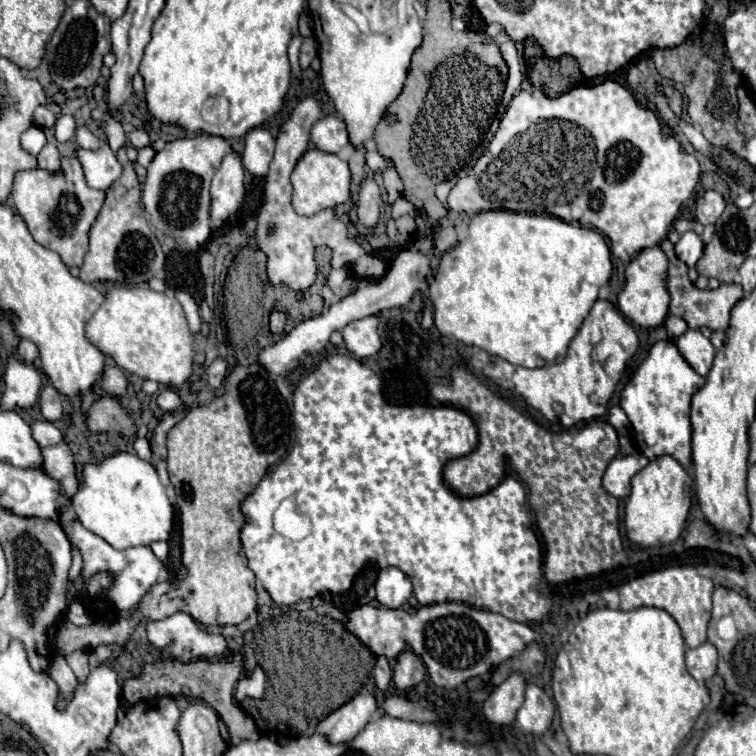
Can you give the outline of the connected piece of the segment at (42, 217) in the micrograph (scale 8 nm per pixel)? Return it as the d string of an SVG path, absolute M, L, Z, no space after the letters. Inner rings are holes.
M62 158L62 172L34 168L26 172L24 178L22 172L16 172L10 202L14 202L14 208L24 218L32 238L38 244L60 254L62 262L68 268L82 266L82 260L88 252L88 232L104 204L104 192L94 190L86 184L78 158ZM68 198L76 200L76 210L74 208L68 210Z

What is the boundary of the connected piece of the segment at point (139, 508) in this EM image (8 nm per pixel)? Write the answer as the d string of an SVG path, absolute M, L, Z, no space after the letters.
M114 452L106 456L102 462L90 462L84 464L82 468L82 486L78 488L76 496L72 498L74 510L82 522L82 526L96 536L104 538L110 546L122 550L130 548L134 544L152 544L154 540L168 540L172 532L172 518L174 518L174 508L166 496L166 488L162 486L158 472L154 466L136 454L128 452Z

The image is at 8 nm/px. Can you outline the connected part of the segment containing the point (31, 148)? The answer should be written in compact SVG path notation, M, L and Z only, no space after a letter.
M32 126L24 132L22 136L22 146L30 152L30 154L38 154L42 150L42 146L46 144L46 136L38 126Z

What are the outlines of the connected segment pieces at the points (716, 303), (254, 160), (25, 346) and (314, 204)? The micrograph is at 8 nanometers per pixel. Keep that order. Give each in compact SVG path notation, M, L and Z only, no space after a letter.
M666 238L662 240L662 250L666 252L668 260L670 260L670 268L668 268L668 290L670 290L670 314L682 318L690 330L698 330L698 328L712 328L712 330L720 330L724 332L728 328L730 322L730 310L734 308L736 302L740 302L744 298L742 286L740 284L720 284L716 290L698 290L690 280L688 280L688 267L682 260L676 258L674 254L674 244Z
M254 128L244 138L244 152L242 162L244 168L254 176L266 176L270 160L274 156L274 138L268 130Z
M20 340L18 346L16 346L16 354L18 354L18 360L22 360L26 364L32 364L38 358L38 348L30 340Z
M312 148L306 150L304 156L298 160L292 172L292 186L294 186L292 208L300 216L312 216L324 208L334 208L350 198L350 168L336 154Z

